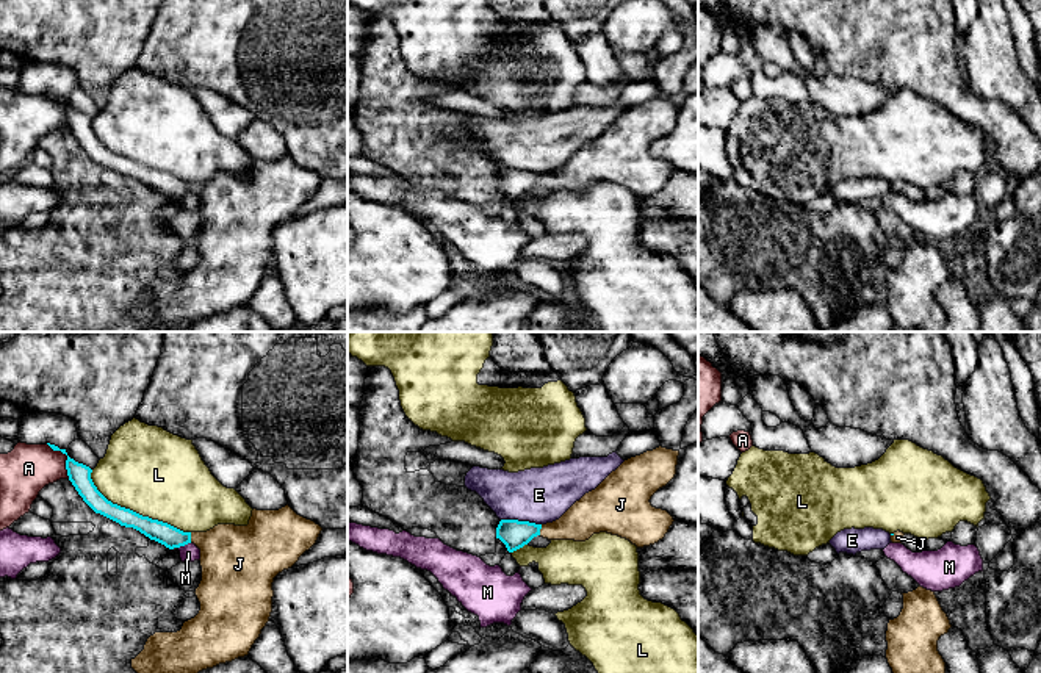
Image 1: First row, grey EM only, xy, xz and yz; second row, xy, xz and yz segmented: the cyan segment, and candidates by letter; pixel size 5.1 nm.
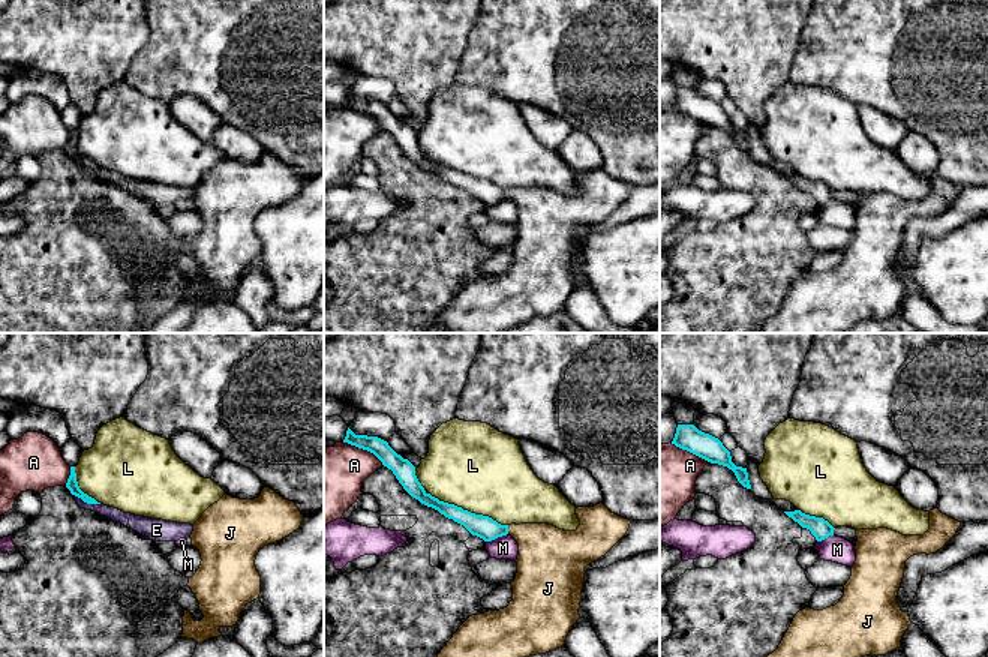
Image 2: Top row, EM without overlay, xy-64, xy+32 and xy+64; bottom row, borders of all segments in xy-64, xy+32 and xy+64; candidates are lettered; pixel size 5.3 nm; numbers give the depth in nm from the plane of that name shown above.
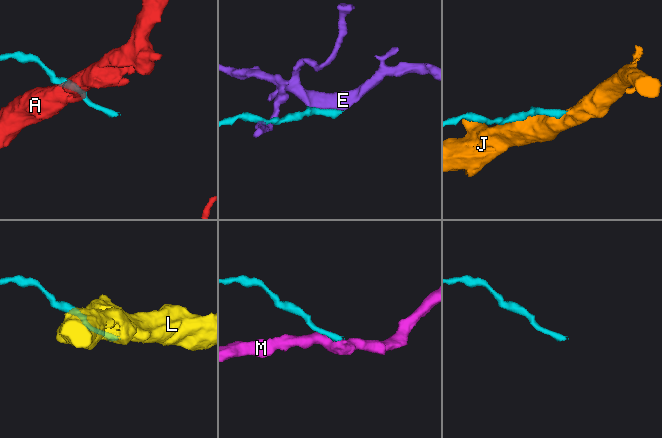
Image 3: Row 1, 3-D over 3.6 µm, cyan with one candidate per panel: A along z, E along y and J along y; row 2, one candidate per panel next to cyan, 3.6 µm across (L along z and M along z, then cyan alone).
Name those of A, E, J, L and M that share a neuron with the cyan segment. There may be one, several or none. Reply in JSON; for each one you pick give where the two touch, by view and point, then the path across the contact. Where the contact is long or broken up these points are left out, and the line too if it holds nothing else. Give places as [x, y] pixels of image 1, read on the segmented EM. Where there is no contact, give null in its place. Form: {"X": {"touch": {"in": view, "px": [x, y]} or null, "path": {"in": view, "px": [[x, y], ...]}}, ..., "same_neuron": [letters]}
{"J": {"touch": {"in": "xy", "px": [190, 537]}, "path": {"in": "xy", "px": [[171, 537], [190, 537], [213, 543], [234, 557]]}}, "same_neuron": ["J"]}

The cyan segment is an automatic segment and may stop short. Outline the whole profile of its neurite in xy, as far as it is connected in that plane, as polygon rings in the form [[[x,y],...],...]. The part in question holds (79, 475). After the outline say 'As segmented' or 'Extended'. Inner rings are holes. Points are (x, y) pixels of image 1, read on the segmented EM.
[[[67,455],[66,470],[69,480],[83,498],[83,501],[95,512],[121,526],[133,527],[164,545],[169,549],[194,543],[200,549],[202,581],[196,588],[196,596],[200,603],[199,614],[185,621],[177,632],[155,632],[144,645],[144,650],[131,659],[131,668],[136,673],[199,673],[213,668],[219,664],[232,662],[249,654],[252,645],[260,637],[261,629],[269,621],[272,612],[272,582],[283,570],[291,568],[299,557],[308,551],[318,540],[322,527],[312,520],[297,515],[288,504],[279,510],[252,510],[247,526],[218,524],[207,532],[183,532],[167,523],[142,516],[130,509],[121,507],[108,501],[94,485],[91,479],[92,470],[83,463],[75,462]]]. Extended

